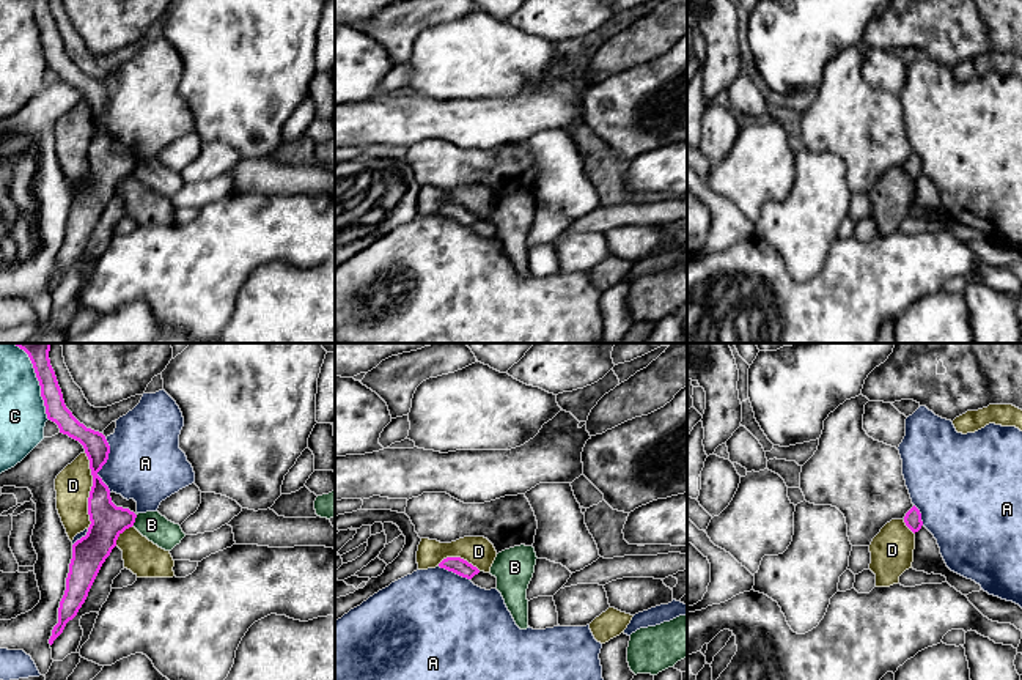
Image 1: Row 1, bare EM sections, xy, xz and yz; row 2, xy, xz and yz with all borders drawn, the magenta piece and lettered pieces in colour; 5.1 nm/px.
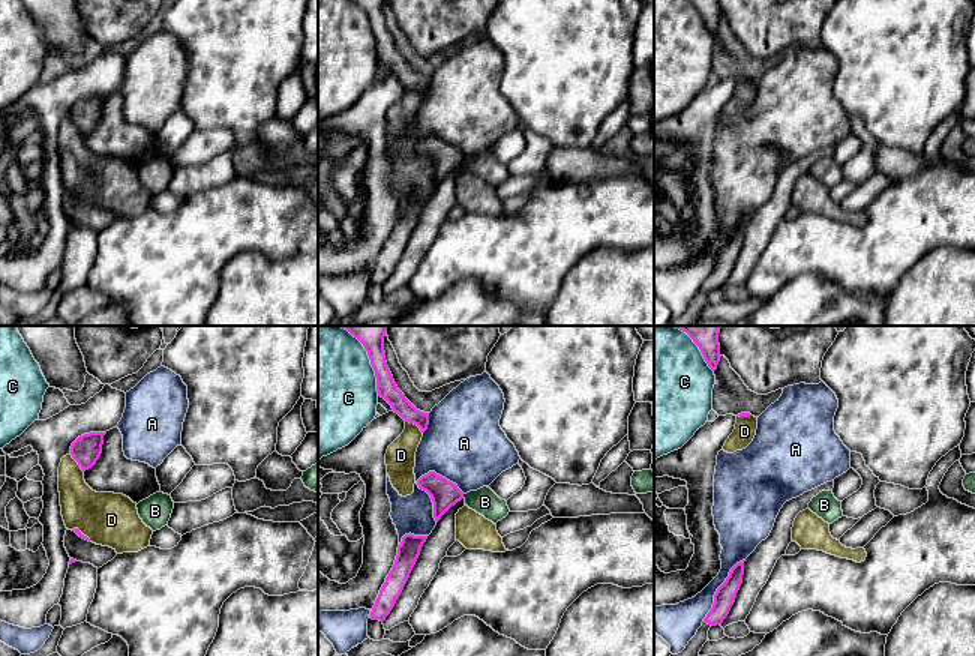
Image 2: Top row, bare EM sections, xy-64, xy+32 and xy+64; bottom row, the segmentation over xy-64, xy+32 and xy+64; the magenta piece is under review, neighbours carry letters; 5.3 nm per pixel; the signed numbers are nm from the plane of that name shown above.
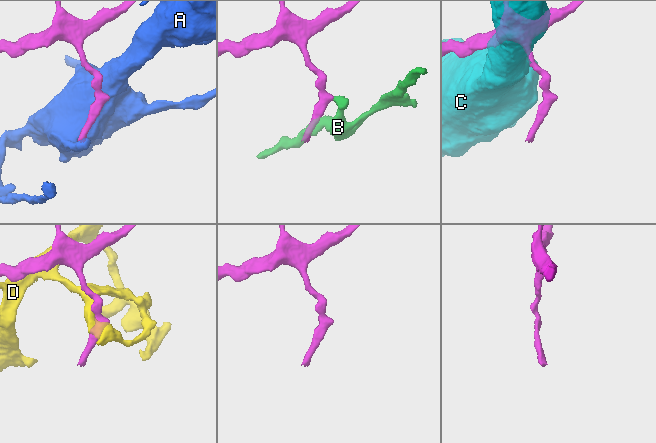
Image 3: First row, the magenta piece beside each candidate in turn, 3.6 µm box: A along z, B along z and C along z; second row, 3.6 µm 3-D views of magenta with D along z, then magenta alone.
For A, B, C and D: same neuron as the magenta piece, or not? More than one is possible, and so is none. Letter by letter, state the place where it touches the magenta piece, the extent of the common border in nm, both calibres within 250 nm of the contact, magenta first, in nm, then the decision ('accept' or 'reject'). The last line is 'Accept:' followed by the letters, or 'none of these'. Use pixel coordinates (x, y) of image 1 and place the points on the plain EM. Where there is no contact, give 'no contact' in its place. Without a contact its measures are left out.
A: contact xy (104, 110); length 280 nm; calibres 150 and 380 nm; reject
B: contact xy (134, 167); length 60 nm; calibres 180 and 140 nm; reject
C: contact xy (40, 32); length 360 nm; calibres 110 and 240 nm; reject
D: contact xy (91, 137); length 400 nm; calibres 180 and 190 nm; reject
Accept: none of these

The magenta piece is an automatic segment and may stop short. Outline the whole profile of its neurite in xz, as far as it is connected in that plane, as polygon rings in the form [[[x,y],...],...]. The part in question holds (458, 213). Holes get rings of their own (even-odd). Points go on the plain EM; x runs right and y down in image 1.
[[[447,205],[439,211],[439,214],[467,227],[472,227],[475,222],[480,220],[476,214],[461,205]]]

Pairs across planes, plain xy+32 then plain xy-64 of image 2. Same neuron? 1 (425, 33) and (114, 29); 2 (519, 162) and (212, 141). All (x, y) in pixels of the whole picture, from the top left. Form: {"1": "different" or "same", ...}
{"1": "same", "2": "same"}

